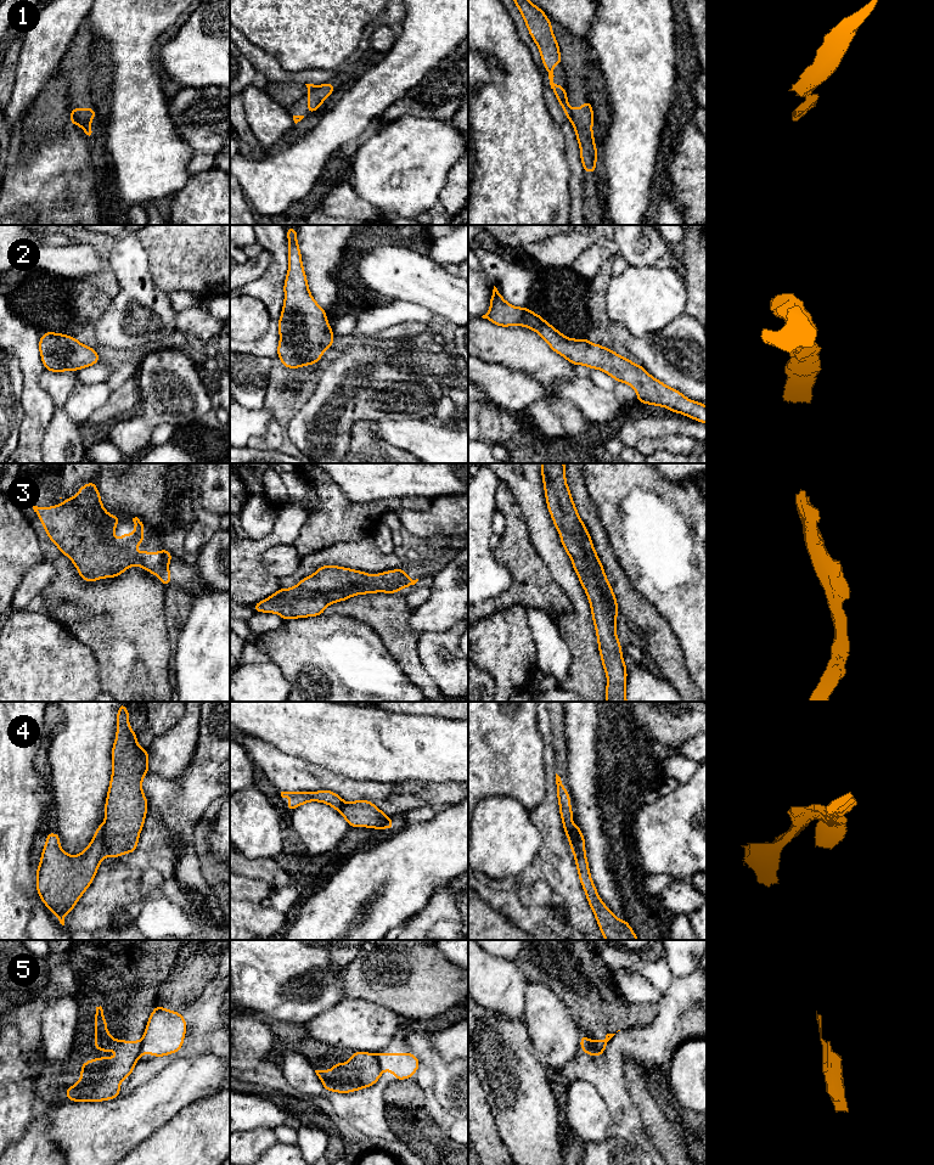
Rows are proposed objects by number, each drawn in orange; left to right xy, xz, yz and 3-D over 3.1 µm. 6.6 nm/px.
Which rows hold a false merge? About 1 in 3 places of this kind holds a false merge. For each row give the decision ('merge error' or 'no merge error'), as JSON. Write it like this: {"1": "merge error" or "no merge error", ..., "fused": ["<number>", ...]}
{"1": "merge error", "2": "no merge error", "3": "no merge error", "4": "merge error", "5": "merge error", "fused": ["1", "4", "5"]}

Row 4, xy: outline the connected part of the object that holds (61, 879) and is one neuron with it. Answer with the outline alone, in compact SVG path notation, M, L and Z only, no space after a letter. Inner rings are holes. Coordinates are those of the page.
M100 823L96 828L91 843L84 849L83 852L71 856L60 846L58 833L47 832L46 844L43 849L39 868L36 873L36 890L38 895L45 906L57 916L60 923L64 925L64 914L71 913L80 896L92 883L96 872L105 854L103 832Z

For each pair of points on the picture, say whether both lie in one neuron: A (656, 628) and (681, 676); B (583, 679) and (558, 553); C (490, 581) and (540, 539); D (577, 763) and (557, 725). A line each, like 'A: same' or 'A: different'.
A: same
B: same
C: different
D: different

